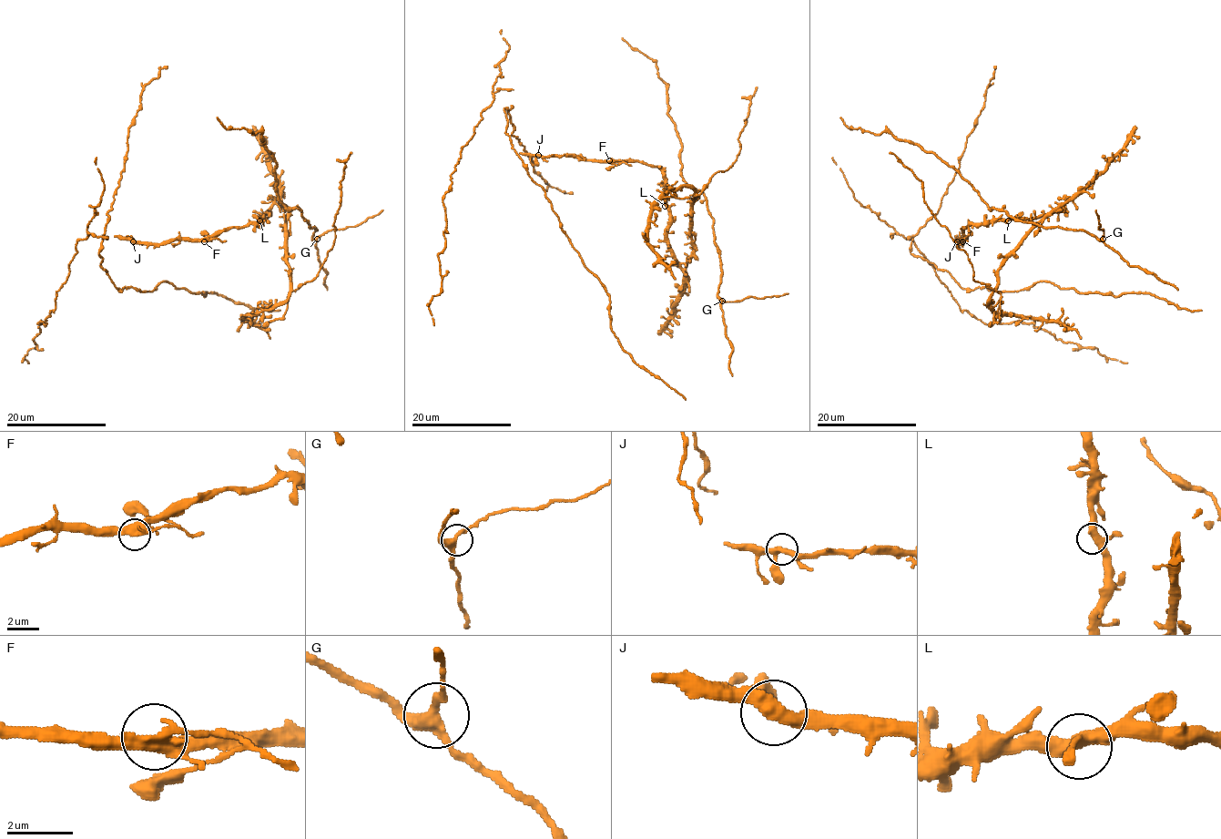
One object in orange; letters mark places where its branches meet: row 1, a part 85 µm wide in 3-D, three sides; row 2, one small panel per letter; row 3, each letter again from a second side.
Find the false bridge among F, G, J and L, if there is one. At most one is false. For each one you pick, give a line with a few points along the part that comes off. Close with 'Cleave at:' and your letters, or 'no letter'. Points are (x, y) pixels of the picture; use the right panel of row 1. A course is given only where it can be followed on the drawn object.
Cleave at: F

